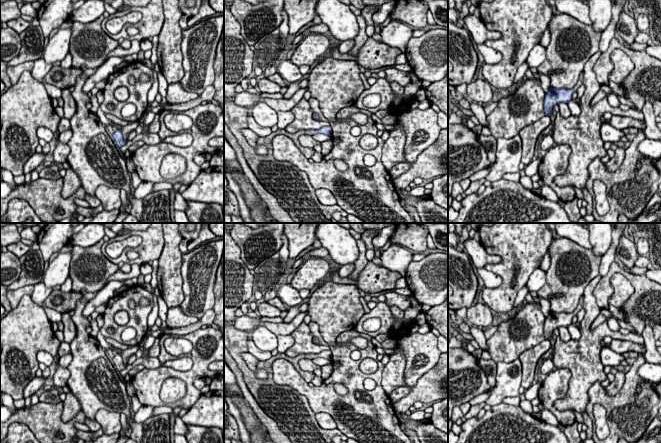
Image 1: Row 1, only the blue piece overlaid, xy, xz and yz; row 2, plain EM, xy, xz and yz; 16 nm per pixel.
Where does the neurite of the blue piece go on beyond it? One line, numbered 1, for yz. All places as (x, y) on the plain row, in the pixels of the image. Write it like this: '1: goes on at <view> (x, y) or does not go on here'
1: goes on at yz (580, 305)

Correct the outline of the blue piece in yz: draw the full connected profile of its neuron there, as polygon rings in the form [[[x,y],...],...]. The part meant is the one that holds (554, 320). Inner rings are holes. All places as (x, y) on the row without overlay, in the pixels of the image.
[[[584,296],[580,298],[576,309],[572,313],[556,313],[550,311],[544,323],[545,339],[549,340],[552,337],[552,333],[556,328],[559,328],[560,326],[569,327],[572,324],[573,317],[577,316],[578,312],[583,308],[583,302]]]

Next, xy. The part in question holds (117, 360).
[[[117,353],[111,360],[117,371],[120,372],[126,368],[126,365],[124,364],[120,354]]]

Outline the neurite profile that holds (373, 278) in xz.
[[[369,261],[365,268],[360,272],[358,281],[347,277],[341,278],[339,270],[331,272],[331,280],[337,284],[356,284],[359,289],[366,294],[374,294],[384,290],[396,288],[396,281],[401,278],[399,272],[391,271],[383,266],[378,266]]]

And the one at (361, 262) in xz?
[[[362,239],[356,240],[357,246],[359,249],[358,259],[354,262],[355,269],[353,272],[347,277],[349,279],[353,279],[354,281],[358,281],[360,272],[365,268],[367,263],[369,262],[366,258],[366,246]]]

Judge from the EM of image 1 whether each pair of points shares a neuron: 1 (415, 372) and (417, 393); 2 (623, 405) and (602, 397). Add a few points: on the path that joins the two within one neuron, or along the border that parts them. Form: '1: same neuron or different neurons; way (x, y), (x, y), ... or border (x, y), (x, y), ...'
1: different neurons; border (434, 366), (401, 399)
2: same neuron; way (618, 405), (607, 402)

